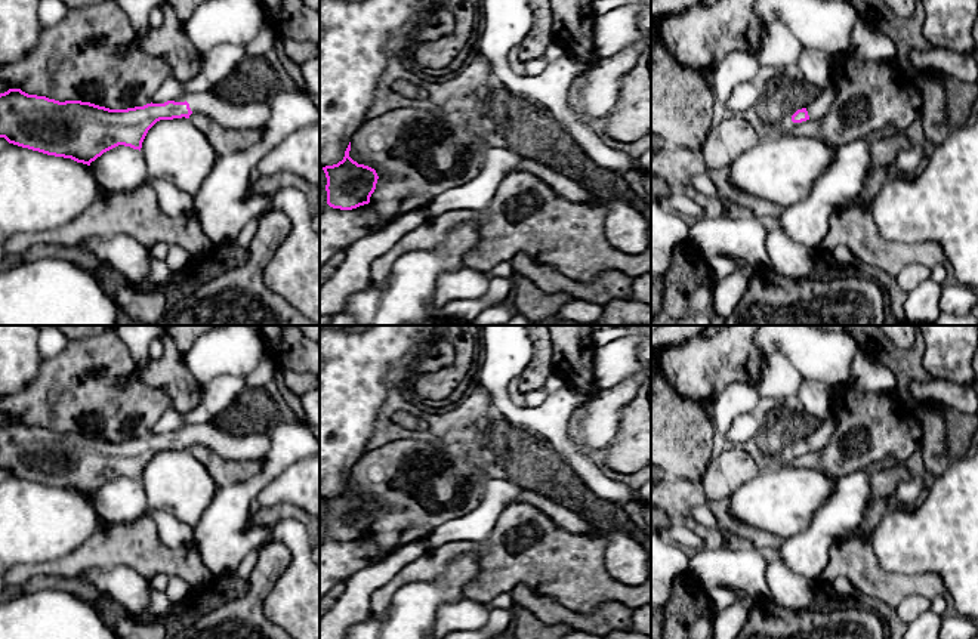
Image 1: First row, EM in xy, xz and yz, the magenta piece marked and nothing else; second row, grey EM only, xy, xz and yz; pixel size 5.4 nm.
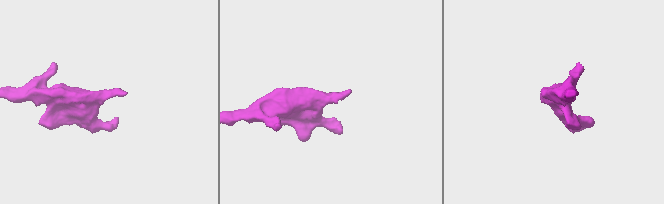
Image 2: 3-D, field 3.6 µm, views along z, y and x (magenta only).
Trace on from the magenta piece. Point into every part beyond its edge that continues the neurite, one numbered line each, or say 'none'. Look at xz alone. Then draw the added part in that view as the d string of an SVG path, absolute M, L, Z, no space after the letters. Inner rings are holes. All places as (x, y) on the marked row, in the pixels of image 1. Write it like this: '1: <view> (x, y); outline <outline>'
none

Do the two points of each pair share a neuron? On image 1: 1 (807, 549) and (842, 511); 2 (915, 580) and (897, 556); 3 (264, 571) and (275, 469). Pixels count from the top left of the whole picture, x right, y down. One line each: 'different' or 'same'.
1: same
2: different
3: different

